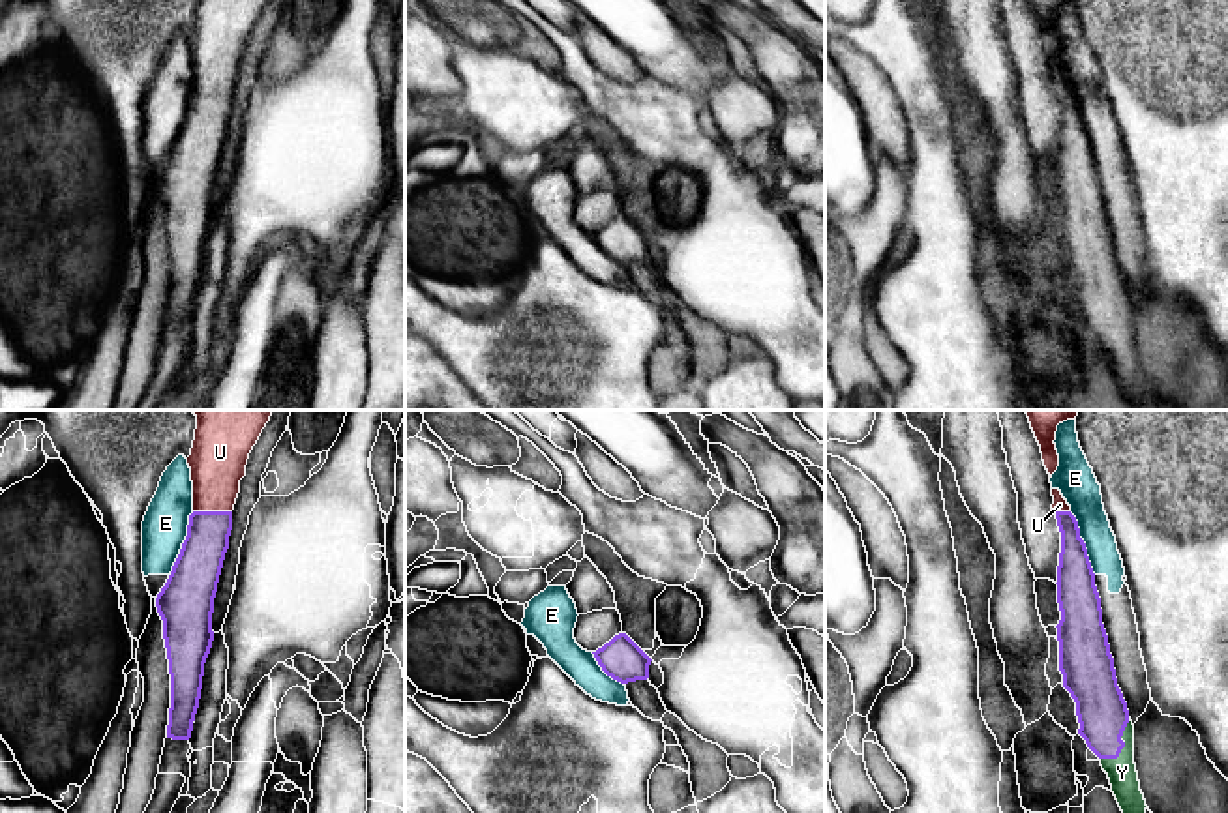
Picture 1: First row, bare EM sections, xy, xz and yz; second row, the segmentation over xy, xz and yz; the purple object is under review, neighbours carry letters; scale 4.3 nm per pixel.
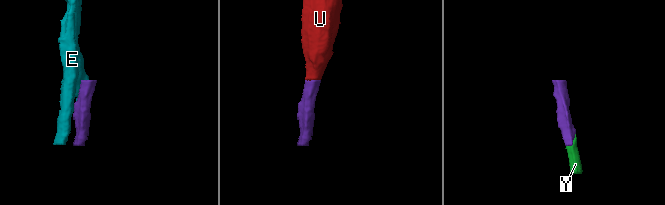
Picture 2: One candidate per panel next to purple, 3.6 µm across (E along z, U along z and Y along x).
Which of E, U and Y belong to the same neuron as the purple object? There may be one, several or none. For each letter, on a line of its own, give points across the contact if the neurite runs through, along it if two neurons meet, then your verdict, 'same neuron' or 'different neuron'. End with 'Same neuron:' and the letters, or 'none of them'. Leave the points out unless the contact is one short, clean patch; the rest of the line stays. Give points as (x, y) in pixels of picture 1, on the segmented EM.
E: border along xy (194, 512), (169, 576); different neuron
U: same neuron
Y: runs through yz (1101, 709), (1107, 729), (1123, 746), (1122, 772); same neuron
Same neuron: U, Y

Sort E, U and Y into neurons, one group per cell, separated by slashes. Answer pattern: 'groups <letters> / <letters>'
groups E / U Y

